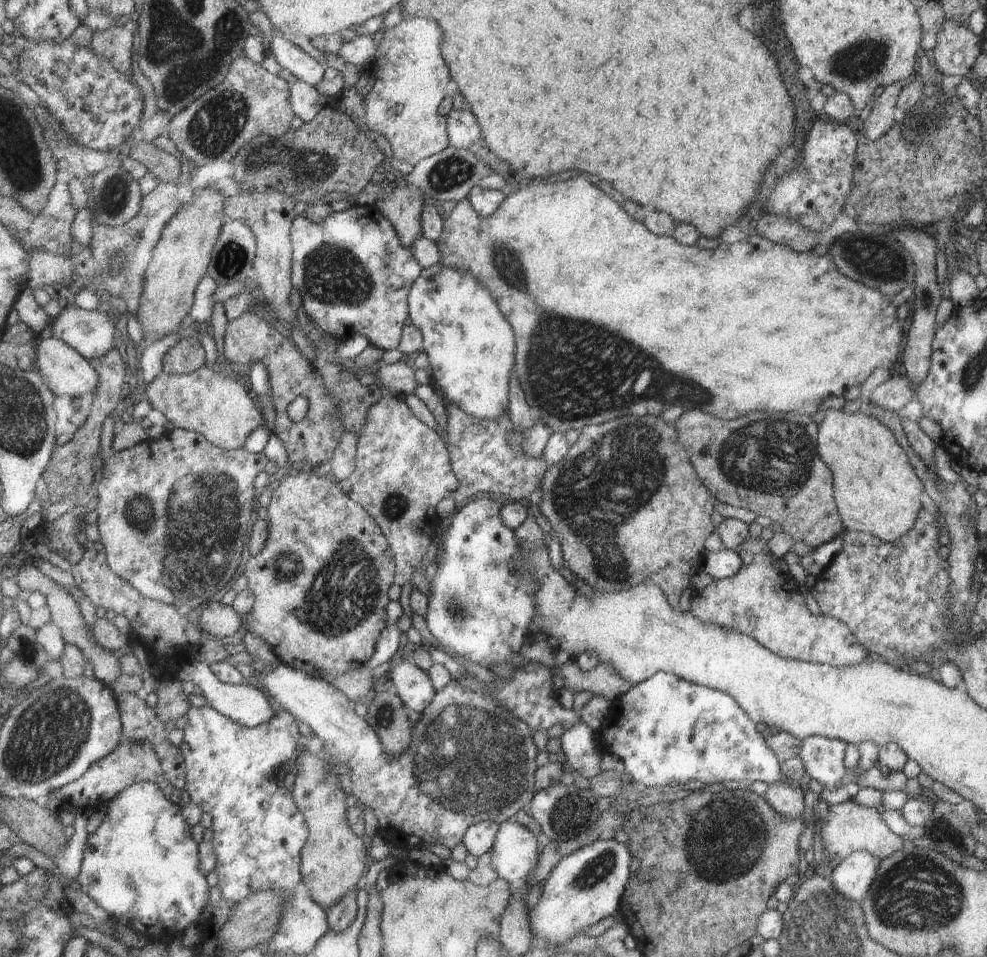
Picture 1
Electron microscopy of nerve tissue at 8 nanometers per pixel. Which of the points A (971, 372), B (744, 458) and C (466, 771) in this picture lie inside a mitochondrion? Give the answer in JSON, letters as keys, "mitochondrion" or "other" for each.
{"A":"mitochondrion","B":"mitochondrion","C":"mitochondrion"}

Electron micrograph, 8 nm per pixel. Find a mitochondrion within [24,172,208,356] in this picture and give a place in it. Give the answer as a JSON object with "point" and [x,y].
{"point":[114,195]}

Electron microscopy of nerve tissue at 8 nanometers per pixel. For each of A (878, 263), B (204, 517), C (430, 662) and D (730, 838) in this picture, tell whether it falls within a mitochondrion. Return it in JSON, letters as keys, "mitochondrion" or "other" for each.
{"A":"mitochondrion","B":"mitochondrion","C":"other","D":"mitochondrion"}

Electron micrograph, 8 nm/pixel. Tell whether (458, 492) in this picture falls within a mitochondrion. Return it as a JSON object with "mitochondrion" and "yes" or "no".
{"mitochondrion":"no"}

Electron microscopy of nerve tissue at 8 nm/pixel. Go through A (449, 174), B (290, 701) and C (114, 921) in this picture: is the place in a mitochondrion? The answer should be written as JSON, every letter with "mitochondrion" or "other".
{"A":"mitochondrion","B":"other","C":"other"}

